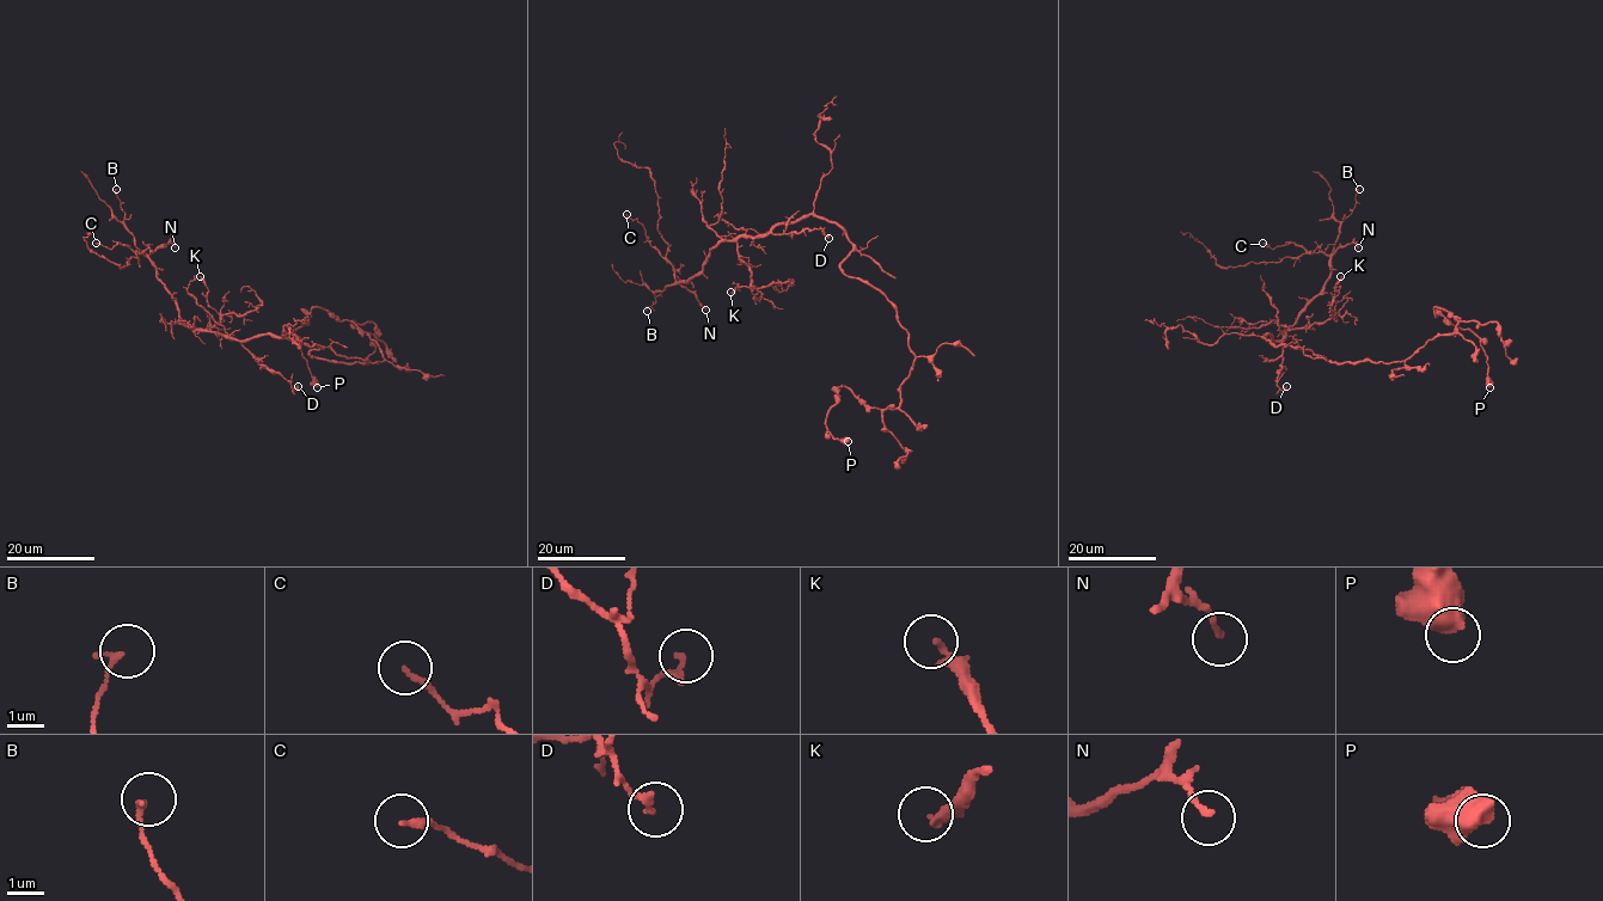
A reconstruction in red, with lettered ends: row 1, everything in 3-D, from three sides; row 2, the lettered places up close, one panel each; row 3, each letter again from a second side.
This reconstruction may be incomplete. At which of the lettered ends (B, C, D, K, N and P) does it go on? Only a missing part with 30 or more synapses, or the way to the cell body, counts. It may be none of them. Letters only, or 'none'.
none

